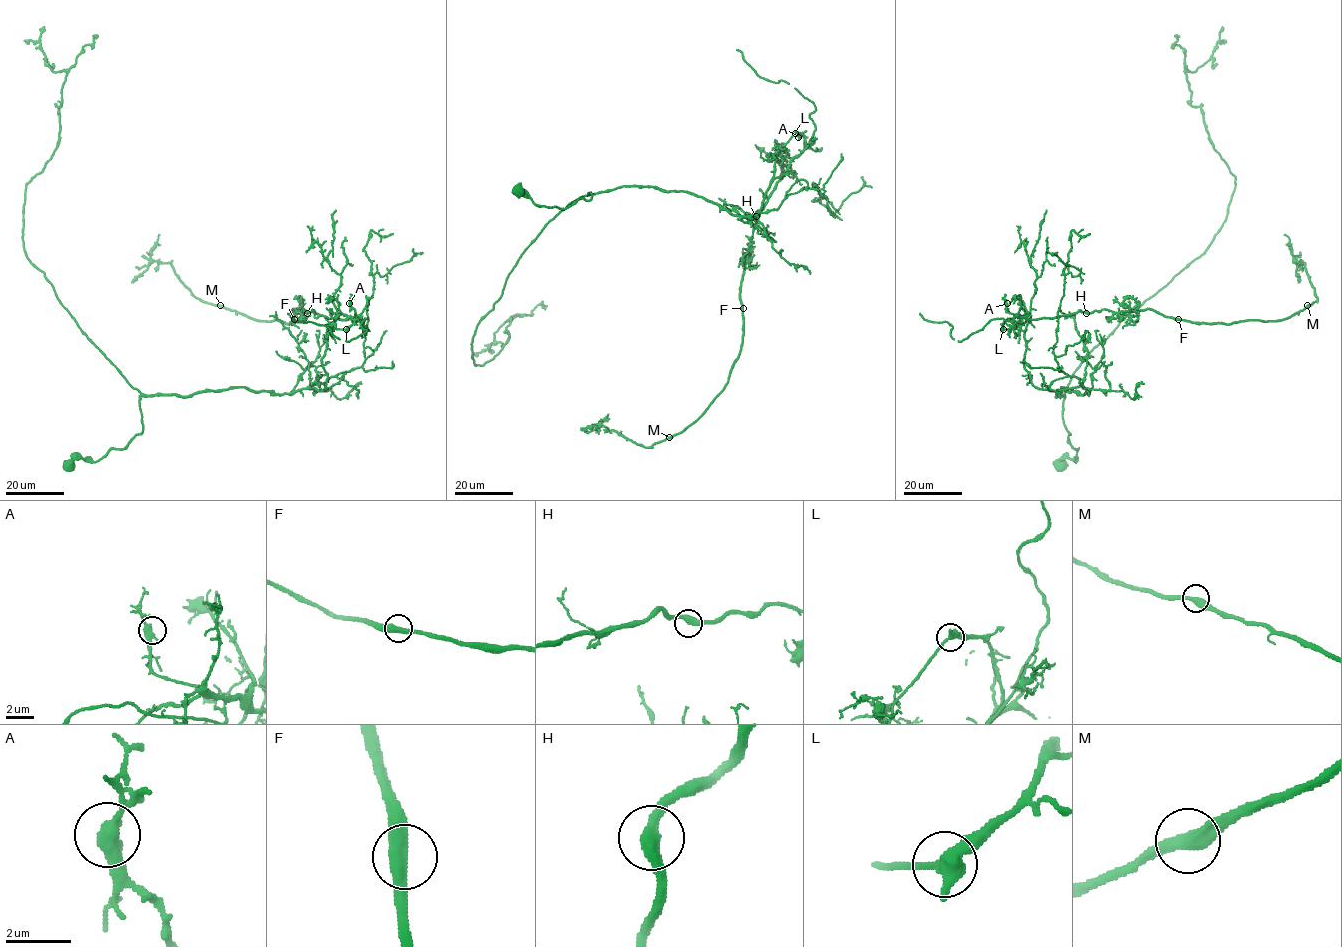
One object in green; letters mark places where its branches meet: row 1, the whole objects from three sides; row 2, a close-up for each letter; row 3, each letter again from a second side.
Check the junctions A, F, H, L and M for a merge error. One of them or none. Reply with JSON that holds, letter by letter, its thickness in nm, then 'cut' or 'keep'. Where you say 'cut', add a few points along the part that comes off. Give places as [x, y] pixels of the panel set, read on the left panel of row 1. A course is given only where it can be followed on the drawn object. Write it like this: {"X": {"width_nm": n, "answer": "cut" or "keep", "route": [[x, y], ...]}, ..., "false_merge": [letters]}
{"A": {"width_nm": 420, "answer": "keep"}, "F": {"width_nm": 440, "answer": "keep"}, "H": {"width_nm": 400, "answer": "keep"}, "L": {"width_nm": 440, "answer": "cut", "route": [[346, 329], [356, 316], [294, 308], [294, 323], [257, 321], [198, 299], [170, 263], [151, 258], [159, 234]]}, "M": {"width_nm": 440, "answer": "keep"}, "false_merge": ["L"]}

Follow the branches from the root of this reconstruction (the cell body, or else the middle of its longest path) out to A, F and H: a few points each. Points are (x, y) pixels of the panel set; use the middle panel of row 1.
A: (519, 190), (566, 208), (589, 192), (649, 186), (751, 216), (771, 153), (795, 158), (798, 137)
F: (519, 190), (566, 208), (589, 192), (649, 186), (751, 216), (771, 153), (795, 157), (756, 214), (743, 308)
H: (519, 190), (566, 208), (589, 192), (649, 186), (751, 216), (771, 153), (795, 157), (756, 216)

